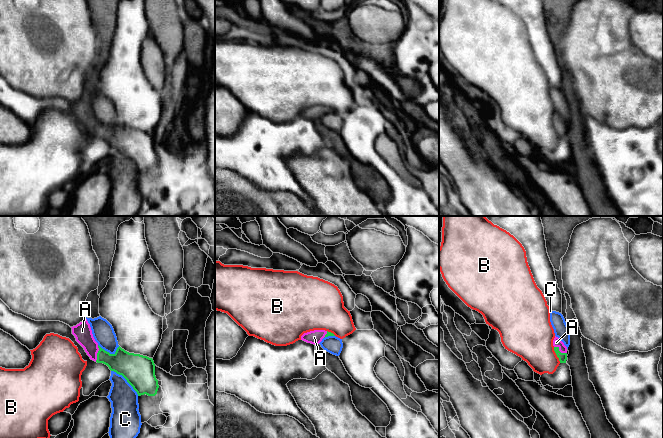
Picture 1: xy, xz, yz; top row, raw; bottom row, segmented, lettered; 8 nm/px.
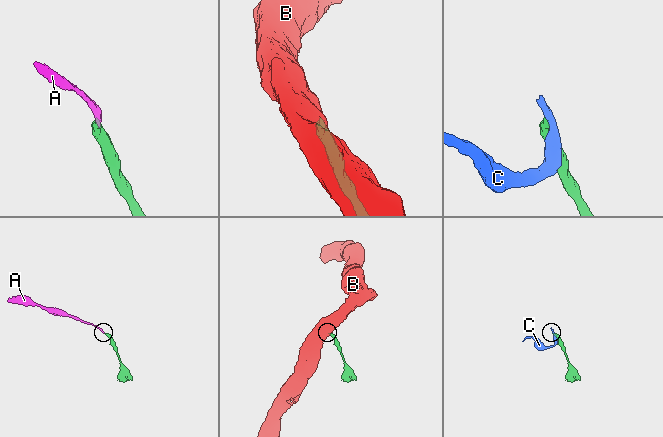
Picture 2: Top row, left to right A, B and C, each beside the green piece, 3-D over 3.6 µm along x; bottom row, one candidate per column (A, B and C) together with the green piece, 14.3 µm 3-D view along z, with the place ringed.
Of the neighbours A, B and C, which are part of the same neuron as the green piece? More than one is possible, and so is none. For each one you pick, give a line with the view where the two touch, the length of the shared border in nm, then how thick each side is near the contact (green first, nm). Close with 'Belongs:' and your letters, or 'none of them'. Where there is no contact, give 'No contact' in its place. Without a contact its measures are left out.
A: Touches green in xy. Shared border 140 nm. Thickness 190 nm (green) against 140 nm
Belongs: A

